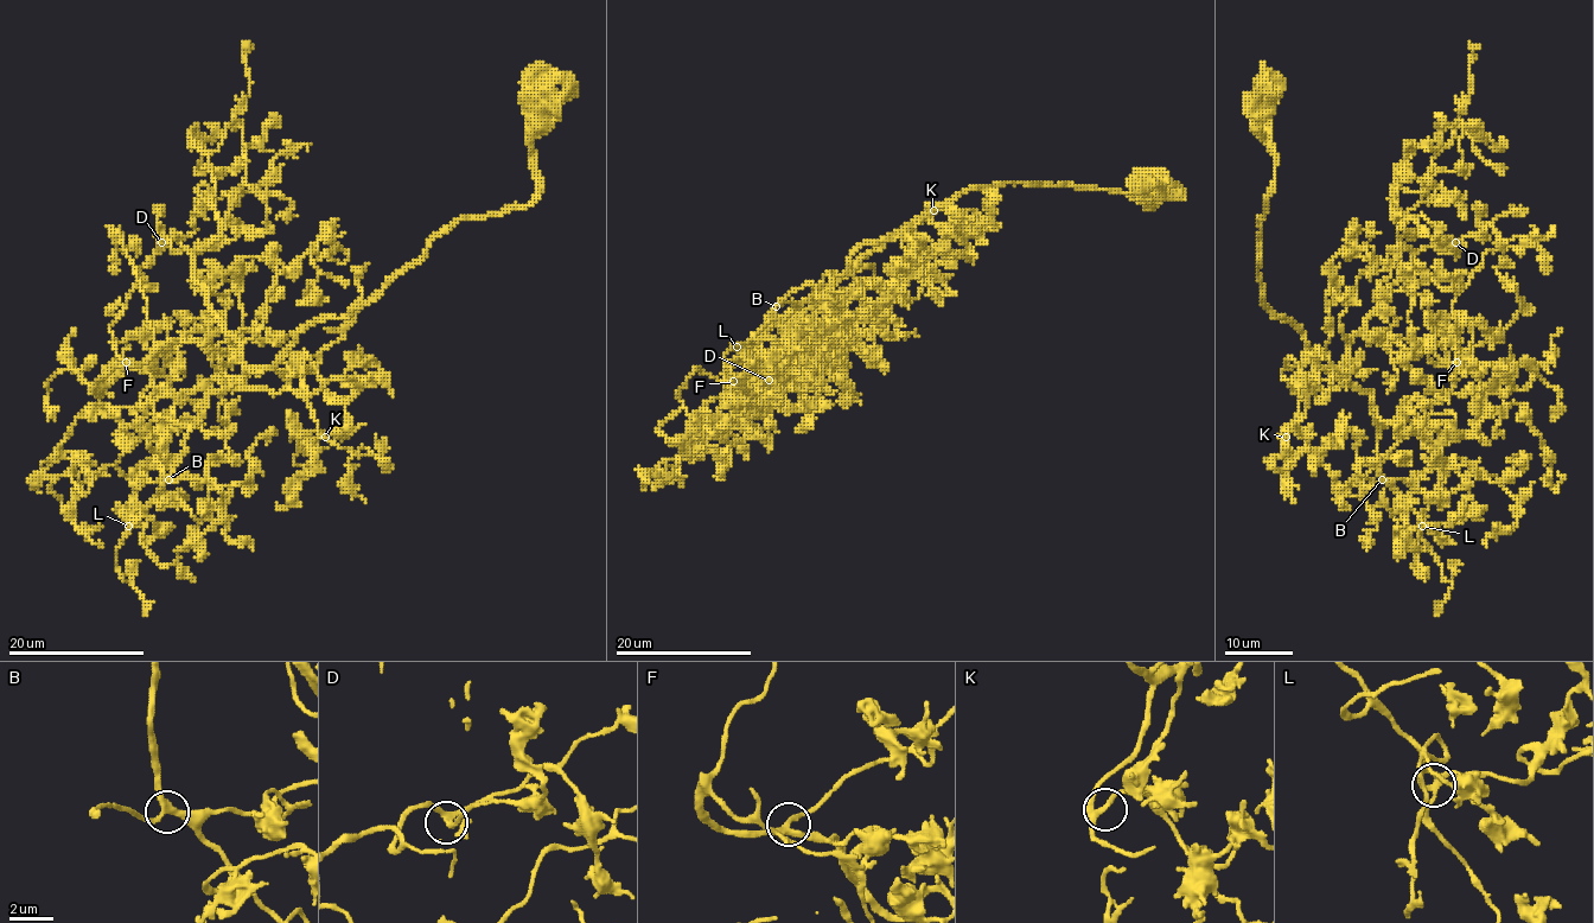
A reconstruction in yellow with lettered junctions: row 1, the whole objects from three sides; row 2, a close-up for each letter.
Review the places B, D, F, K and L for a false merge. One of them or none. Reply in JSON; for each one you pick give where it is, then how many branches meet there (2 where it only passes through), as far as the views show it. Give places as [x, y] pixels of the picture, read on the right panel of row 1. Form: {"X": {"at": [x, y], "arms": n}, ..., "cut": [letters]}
{"cut": []}

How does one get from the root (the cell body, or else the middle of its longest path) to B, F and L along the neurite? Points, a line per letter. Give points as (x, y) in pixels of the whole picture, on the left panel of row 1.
B: (537, 101), (539, 195), (453, 220), (374, 297), (316, 319), (273, 365), (216, 389), (169, 479)
F: (537, 101), (530, 203), (453, 220), (269, 367), (247, 367), (224, 332), (126, 362)
L: (537, 101), (539, 195), (453, 220), (374, 297), (316, 319), (273, 365), (216, 389), (173, 472), (129, 526)

